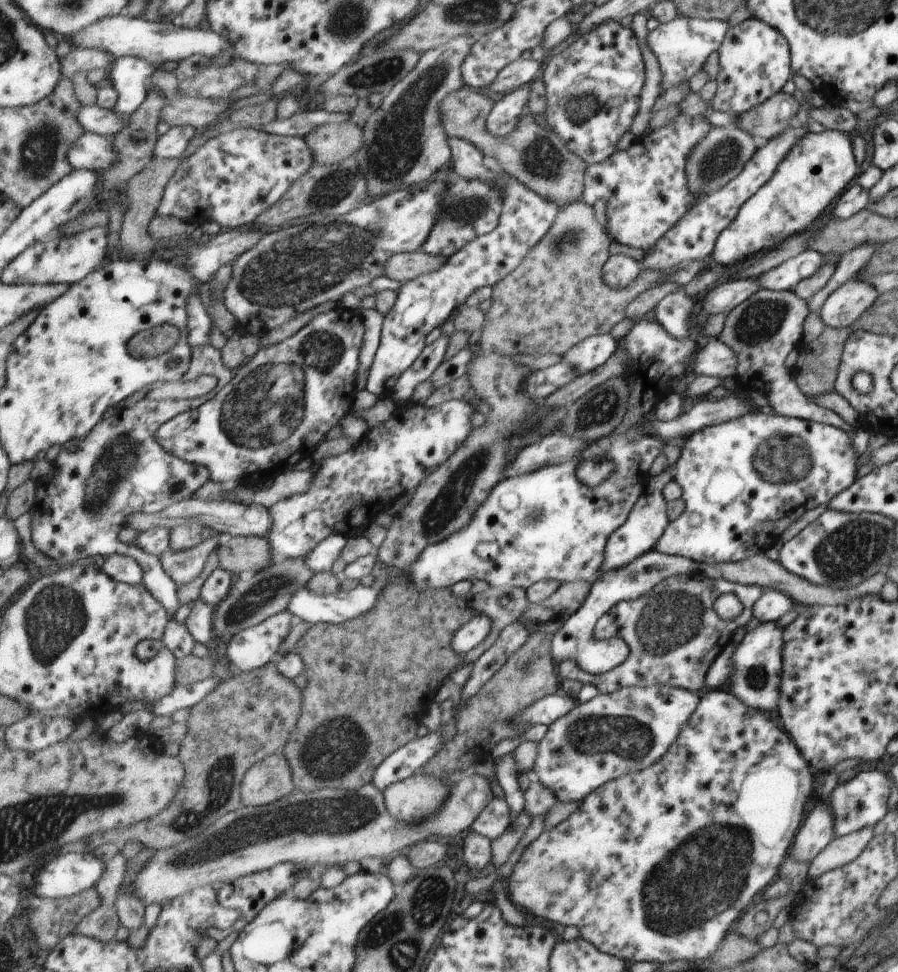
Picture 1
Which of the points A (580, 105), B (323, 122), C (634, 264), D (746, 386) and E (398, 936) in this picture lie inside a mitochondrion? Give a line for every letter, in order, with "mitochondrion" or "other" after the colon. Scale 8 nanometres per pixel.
A: mitochondrion
B: other
C: other
D: other
E: mitochondrion

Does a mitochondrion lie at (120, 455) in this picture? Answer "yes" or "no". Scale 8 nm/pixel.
yes

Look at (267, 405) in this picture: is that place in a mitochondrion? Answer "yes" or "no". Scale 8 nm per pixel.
yes

